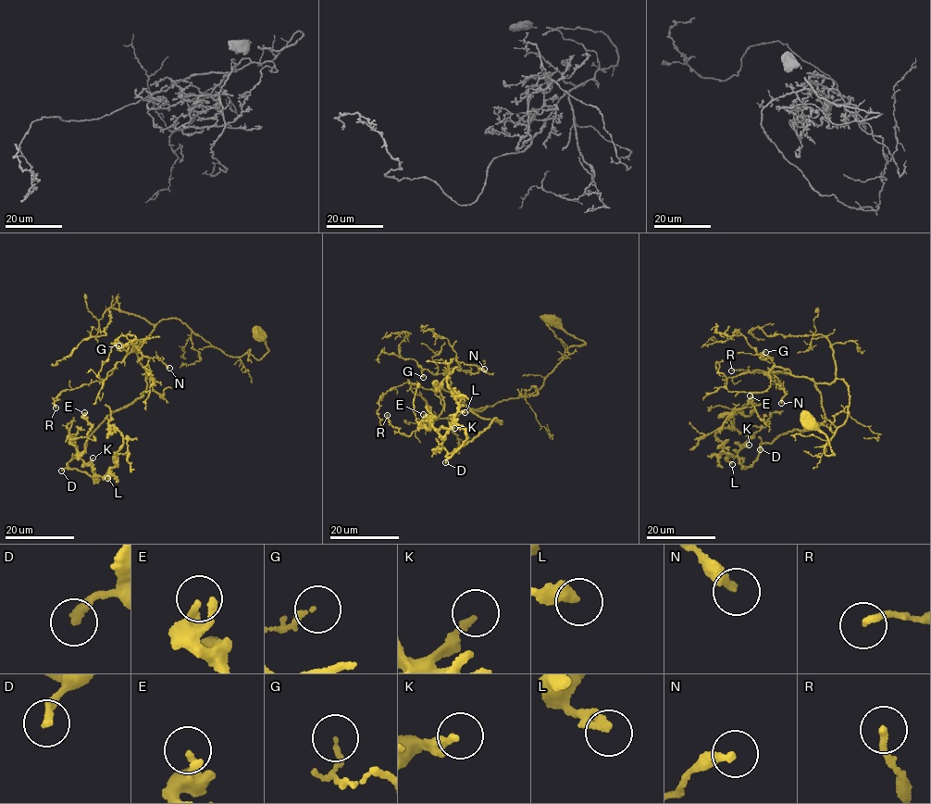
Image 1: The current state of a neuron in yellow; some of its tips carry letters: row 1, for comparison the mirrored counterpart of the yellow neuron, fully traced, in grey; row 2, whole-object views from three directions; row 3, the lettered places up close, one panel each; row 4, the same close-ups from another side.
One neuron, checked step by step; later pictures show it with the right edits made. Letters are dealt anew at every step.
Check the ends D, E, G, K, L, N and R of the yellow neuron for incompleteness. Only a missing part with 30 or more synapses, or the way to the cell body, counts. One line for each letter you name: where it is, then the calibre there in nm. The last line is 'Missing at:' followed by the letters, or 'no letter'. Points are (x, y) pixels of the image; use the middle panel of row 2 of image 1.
D: Place: (445, 462). Thickness 240 nm
K: Place: (454, 428). Thickness 200 nm
Missing at: D, K

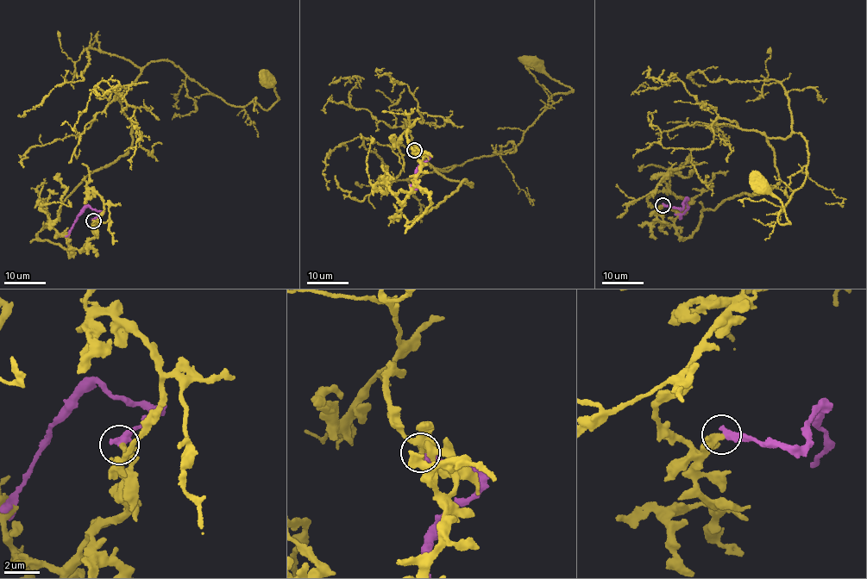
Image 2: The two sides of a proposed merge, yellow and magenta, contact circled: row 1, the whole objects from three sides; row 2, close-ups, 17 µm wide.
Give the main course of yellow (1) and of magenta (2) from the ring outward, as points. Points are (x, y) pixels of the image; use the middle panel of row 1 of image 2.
1: (415, 151), (430, 199), (410, 227), (472, 183), (435, 170), (518, 145), (550, 96), (570, 91), (533, 60)
2: (415, 151), (424, 152), (428, 158), (418, 167), (417, 187), (411, 185)

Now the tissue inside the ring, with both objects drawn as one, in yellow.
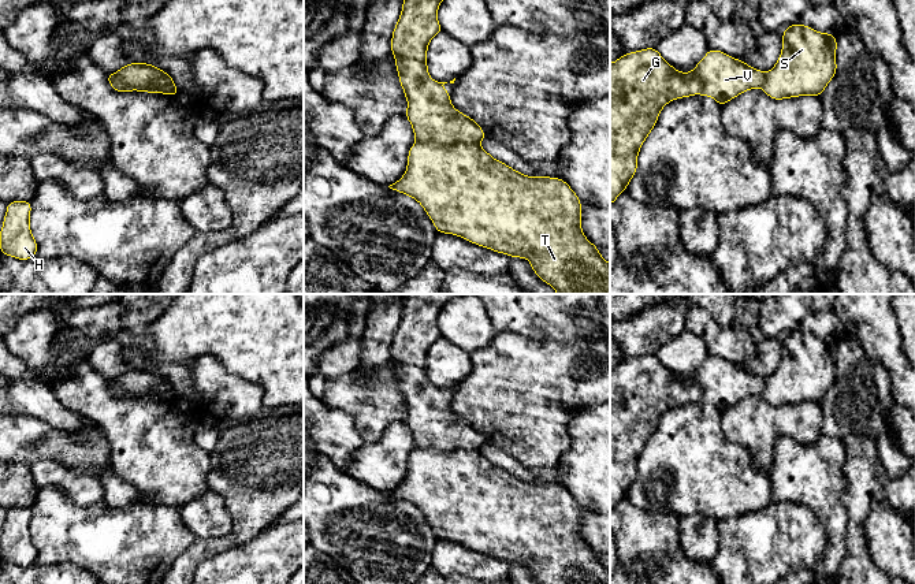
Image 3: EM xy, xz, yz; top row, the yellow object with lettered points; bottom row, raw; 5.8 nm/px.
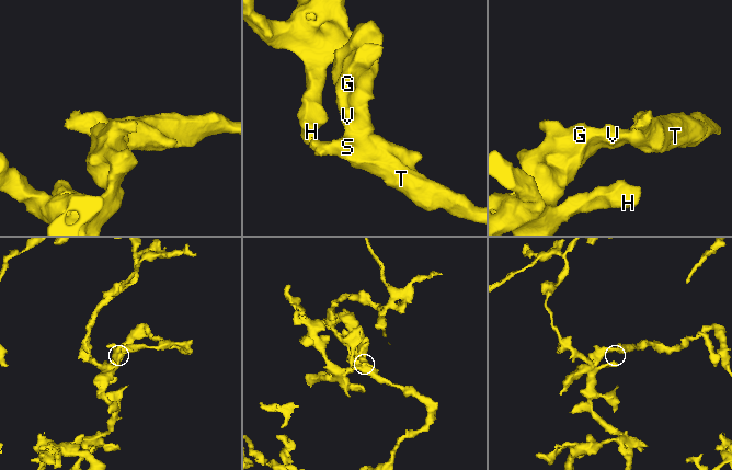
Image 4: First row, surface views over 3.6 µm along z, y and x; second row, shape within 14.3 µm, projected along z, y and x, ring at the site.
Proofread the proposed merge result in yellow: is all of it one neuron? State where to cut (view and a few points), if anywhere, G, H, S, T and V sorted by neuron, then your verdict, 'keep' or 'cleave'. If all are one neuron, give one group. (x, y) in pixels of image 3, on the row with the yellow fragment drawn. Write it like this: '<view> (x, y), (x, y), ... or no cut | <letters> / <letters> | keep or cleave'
xz (416, 138), (442, 145), (478, 144) | G H V / S T | cleave

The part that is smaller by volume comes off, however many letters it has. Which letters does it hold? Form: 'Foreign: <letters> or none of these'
Foreign: S, T

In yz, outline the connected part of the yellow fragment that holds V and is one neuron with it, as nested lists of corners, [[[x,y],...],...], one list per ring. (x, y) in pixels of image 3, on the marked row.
[[[657,48],[629,52],[610,63],[610,205],[635,176],[640,148],[667,103],[699,93],[724,105],[750,89],[762,88],[763,81],[763,71],[715,49],[708,49],[689,72],[676,70]]]

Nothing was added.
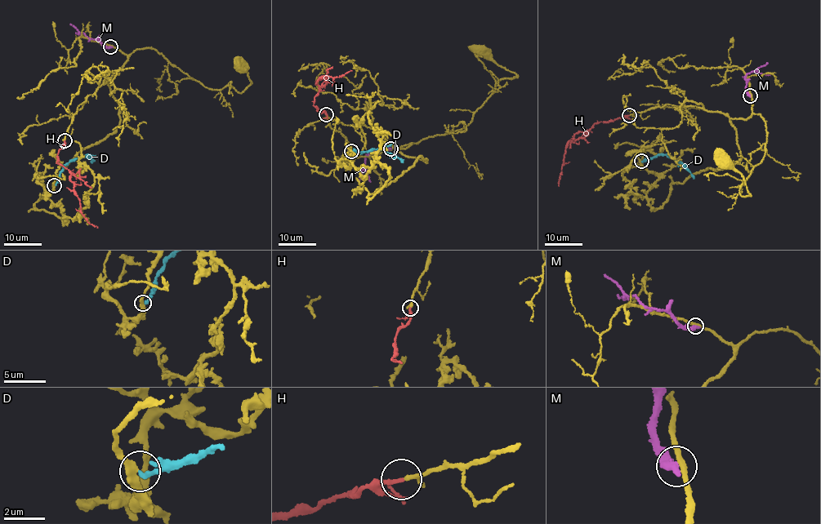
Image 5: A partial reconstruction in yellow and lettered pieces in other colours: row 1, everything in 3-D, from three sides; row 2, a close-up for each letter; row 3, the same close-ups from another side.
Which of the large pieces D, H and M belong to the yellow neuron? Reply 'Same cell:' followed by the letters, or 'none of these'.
Same cell: H

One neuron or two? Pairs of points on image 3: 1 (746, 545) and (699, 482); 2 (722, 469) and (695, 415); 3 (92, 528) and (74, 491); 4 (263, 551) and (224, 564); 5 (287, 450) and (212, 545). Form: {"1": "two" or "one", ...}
{"1": "two", "2": "one", "3": "two", "4": "one", "5": "one"}

